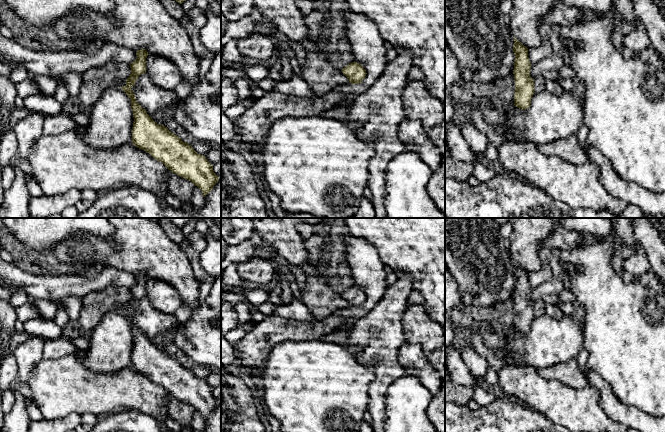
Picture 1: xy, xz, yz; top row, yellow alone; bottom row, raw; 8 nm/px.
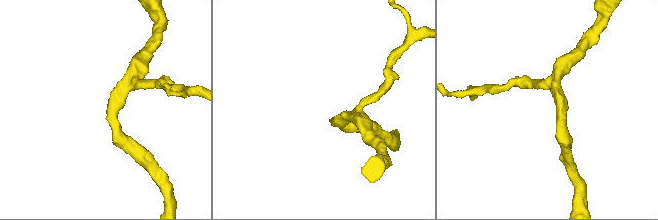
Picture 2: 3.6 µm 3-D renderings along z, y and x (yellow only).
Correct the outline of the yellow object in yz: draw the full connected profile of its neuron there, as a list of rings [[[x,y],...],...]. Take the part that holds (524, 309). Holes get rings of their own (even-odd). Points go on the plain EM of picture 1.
[[[514,261],[513,276],[515,318],[514,329],[525,334],[530,331],[534,316],[534,303],[530,300],[531,287],[528,281],[528,272]]]

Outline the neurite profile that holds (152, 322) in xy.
[[[146,297],[137,302],[135,309],[131,313],[137,326],[150,341],[157,335],[177,325],[177,319],[174,314],[165,314],[154,309]]]

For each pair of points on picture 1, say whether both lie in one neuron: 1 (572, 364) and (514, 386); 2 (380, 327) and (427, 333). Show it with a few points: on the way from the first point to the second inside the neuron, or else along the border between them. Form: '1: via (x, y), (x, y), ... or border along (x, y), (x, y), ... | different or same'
1: border along (536, 370), (541, 376), (556, 379), (563, 384) | different
2: border along (406, 307), (401, 321), (405, 341) | different

